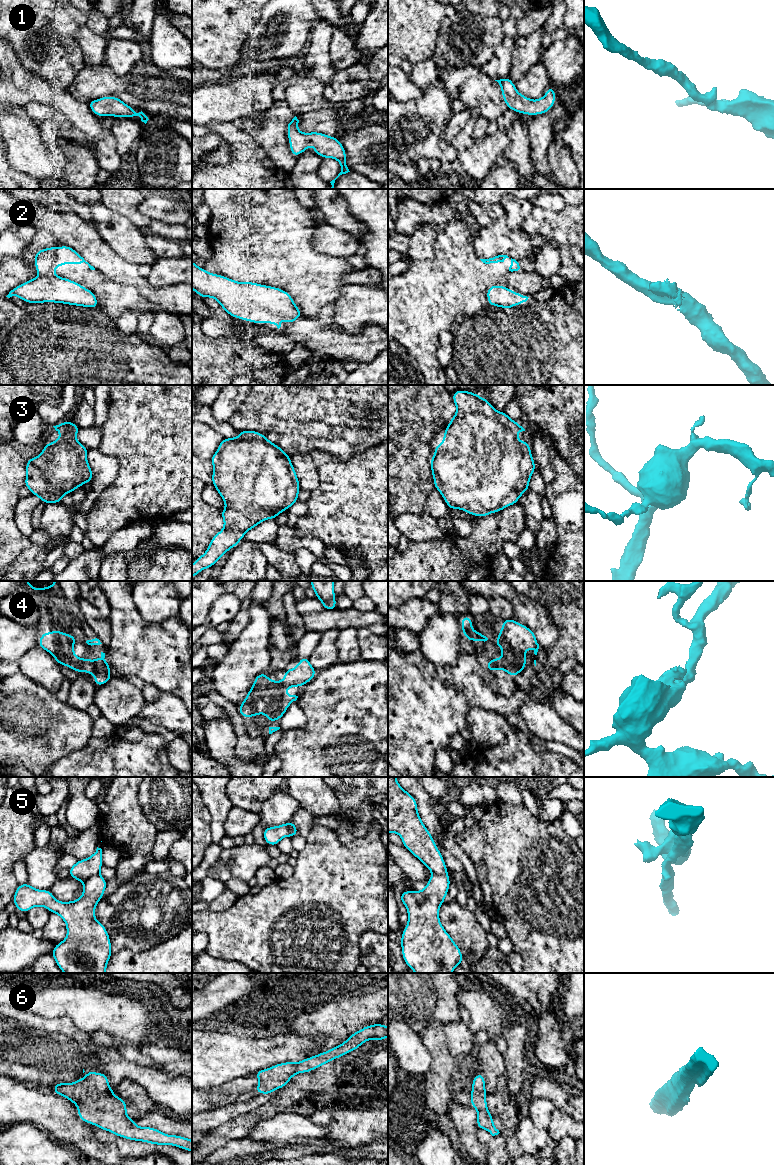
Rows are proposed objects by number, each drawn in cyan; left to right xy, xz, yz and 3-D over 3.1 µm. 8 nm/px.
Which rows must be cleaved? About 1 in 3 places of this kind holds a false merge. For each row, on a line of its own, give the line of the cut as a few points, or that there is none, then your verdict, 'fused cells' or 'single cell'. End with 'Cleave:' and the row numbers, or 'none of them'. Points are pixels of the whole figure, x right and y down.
1: cut none; single cell
2: cut none; single cell
3: cut none; single cell
4: cut none; single cell
5: cut xy (98, 873), (90, 876), (83, 883); fused cells
6: cut none; single cell
Cleave: 5

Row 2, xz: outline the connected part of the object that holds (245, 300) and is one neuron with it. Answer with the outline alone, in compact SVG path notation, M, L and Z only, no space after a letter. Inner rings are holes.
M193 261L192 289L202 298L215 298L232 318L237 317L256 324L272 323L279 329L283 316L286 317L287 325L303 316L290 294L286 291L253 282L237 282L222 275L212 274L204 268L199 268Z

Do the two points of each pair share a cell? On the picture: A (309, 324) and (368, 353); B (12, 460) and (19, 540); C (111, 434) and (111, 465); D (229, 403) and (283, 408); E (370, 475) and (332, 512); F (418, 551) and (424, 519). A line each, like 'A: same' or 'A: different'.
A: same
B: same
C: different
D: different
E: same
F: different

